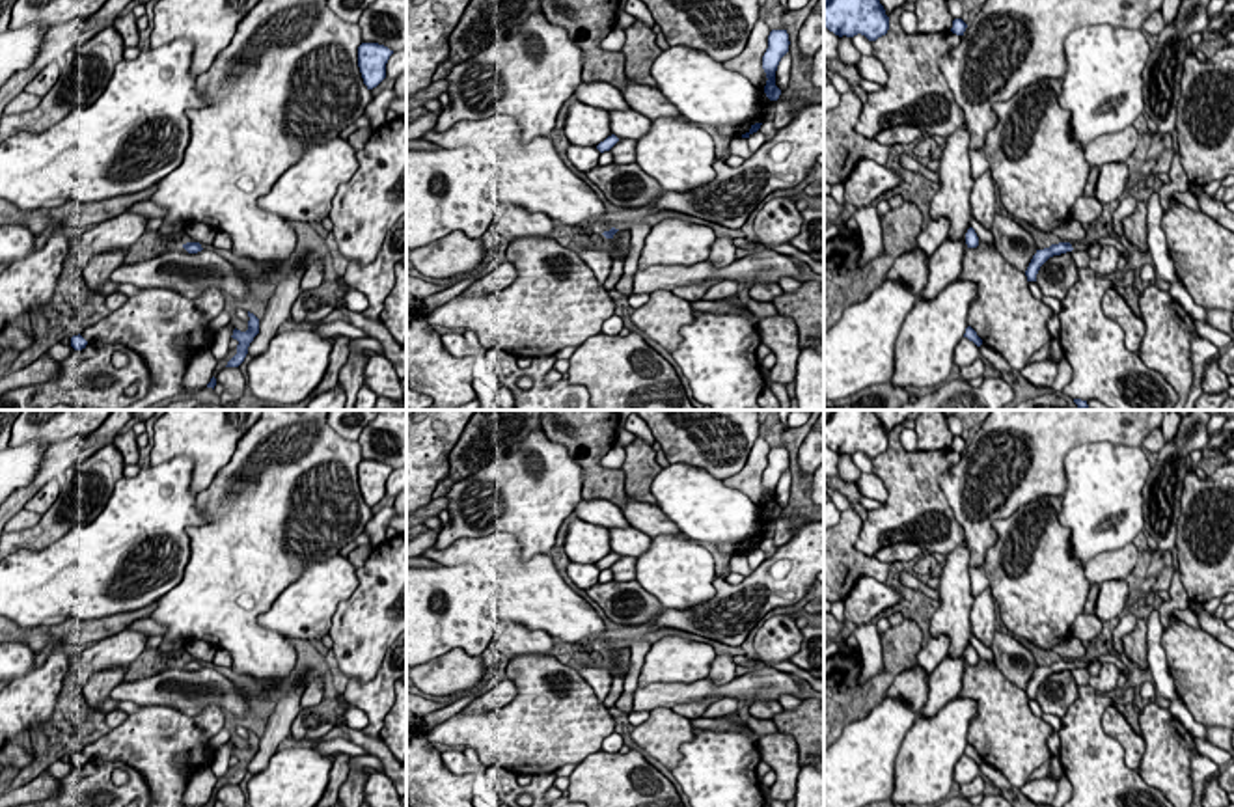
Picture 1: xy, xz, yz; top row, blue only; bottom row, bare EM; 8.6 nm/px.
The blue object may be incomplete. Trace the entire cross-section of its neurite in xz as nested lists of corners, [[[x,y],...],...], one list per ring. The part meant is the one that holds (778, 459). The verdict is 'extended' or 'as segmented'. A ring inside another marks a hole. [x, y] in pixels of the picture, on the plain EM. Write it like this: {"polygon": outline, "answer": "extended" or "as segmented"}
{"polygon": [[[772,447],[768,453],[768,466],[762,473],[762,486],[766,490],[766,503],[764,511],[770,518],[777,518],[781,513],[781,507],[775,503],[775,488],[781,479],[781,475],[788,470],[788,451],[787,447]]], "answer": "as segmented"}

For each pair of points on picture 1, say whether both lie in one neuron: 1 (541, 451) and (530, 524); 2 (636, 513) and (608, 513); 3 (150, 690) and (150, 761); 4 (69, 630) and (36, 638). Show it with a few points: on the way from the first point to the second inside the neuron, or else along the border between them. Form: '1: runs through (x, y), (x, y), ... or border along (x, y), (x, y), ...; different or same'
1: runs through (545, 470), (532, 487), (532, 506); same
2: border along (619, 507), (630, 526); different
3: border along (140, 705), (168, 705), (192, 716); different
4: runs through (62, 634), (43, 636); same

